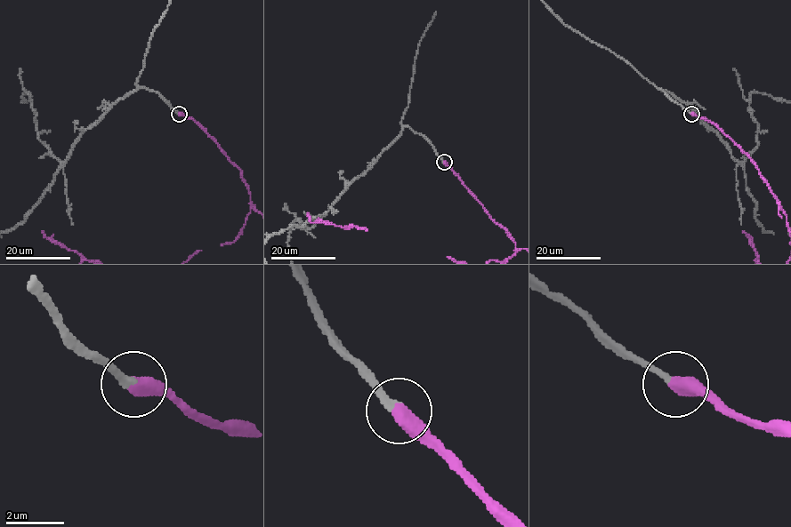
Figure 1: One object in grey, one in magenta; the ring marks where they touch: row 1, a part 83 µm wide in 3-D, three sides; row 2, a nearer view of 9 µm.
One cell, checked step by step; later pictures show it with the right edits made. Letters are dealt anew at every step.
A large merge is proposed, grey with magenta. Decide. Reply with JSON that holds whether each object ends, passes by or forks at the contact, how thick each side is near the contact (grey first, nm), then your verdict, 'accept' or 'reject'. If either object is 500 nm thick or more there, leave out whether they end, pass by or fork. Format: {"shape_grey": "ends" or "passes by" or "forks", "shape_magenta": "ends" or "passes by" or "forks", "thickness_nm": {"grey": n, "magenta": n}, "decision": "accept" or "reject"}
{"thickness_nm": {"grey": 280, "magenta": 550}, "decision": "accept"}

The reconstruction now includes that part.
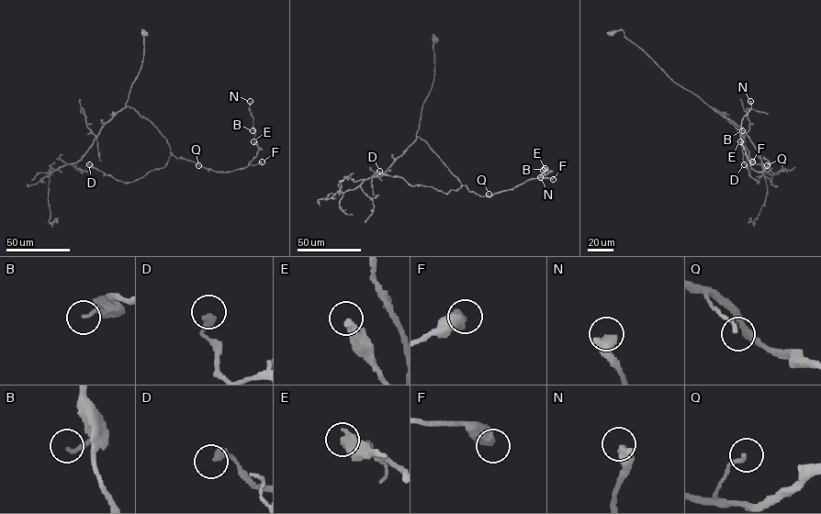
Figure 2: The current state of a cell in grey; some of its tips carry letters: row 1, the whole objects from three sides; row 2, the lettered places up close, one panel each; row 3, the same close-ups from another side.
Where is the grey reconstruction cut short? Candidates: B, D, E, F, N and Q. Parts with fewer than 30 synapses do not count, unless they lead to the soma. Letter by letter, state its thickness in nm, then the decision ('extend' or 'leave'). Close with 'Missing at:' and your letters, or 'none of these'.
B: calibre 150 nm; leave
D: calibre 320 nm; leave
E: calibre 480 nm; leave
F: calibre 550 nm; leave
N: calibre 480 nm; leave
Q: calibre 130 nm; leave
Missing at: none of these

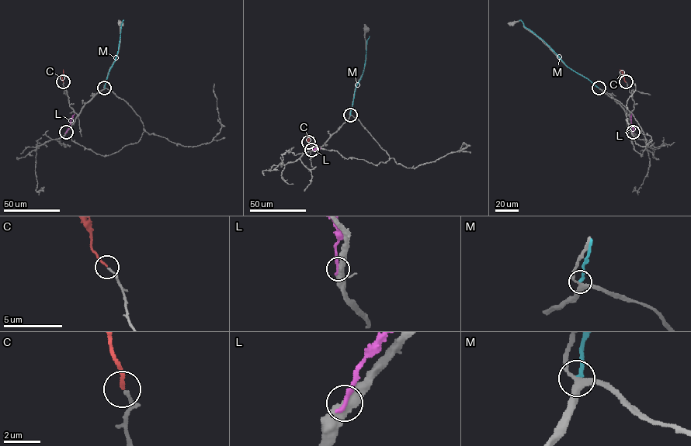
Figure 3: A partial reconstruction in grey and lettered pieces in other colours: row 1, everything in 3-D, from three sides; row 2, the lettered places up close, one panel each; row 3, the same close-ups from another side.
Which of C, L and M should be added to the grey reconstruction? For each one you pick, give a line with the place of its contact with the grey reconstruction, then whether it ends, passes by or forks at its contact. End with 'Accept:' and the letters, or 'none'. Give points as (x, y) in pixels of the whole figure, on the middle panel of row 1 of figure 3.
C: contact (308, 142); it ends
Accept: C

